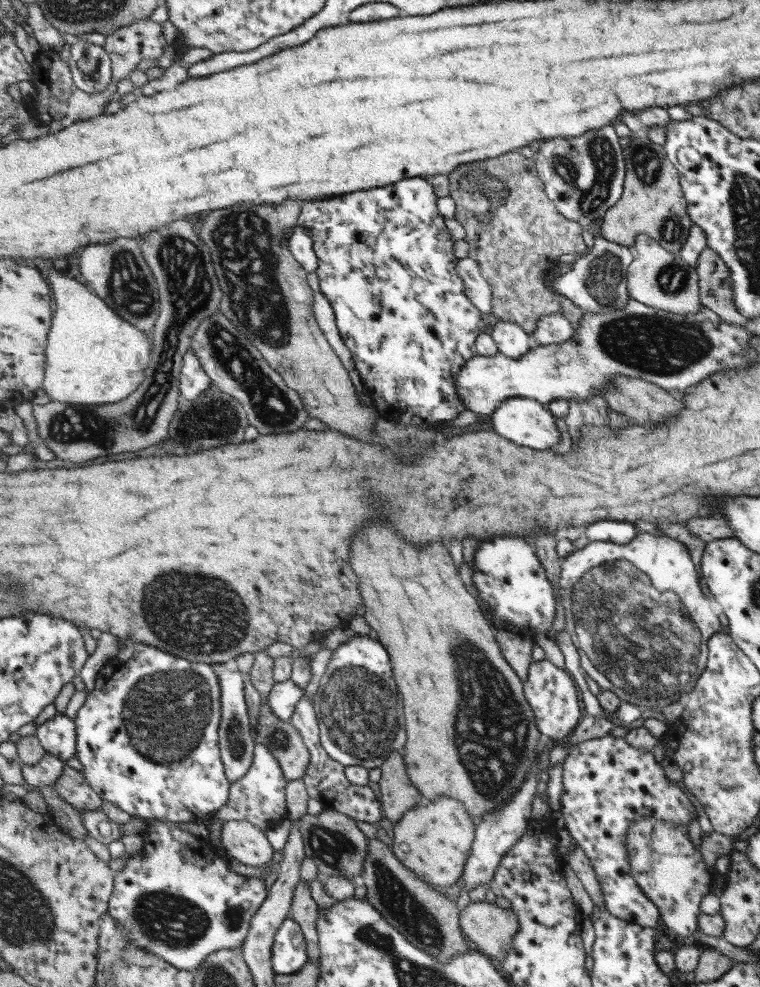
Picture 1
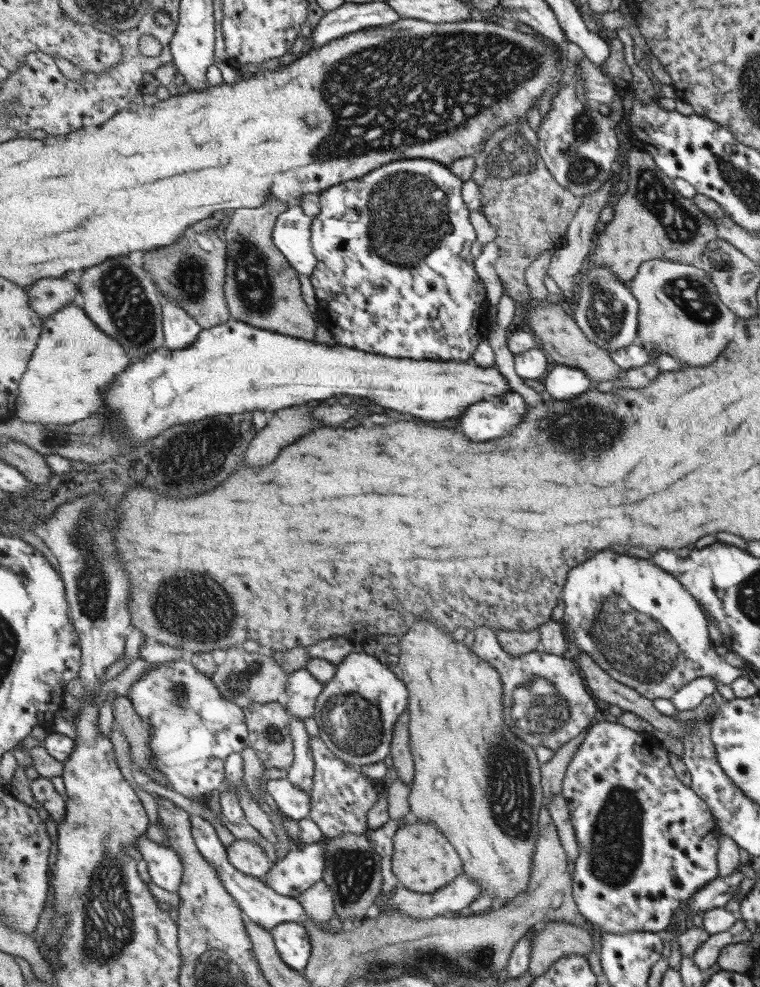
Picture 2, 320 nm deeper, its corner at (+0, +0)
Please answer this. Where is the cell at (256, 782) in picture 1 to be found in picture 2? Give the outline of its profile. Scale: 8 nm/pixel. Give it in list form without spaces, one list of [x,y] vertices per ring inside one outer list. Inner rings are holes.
[[[287,778],[269,779],[263,784],[263,790],[271,795],[278,808],[296,821],[310,816],[312,802],[307,792],[297,789]]]

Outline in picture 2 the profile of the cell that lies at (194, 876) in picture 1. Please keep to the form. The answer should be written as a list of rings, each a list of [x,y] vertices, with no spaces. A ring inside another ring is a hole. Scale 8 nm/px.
[[[323,841],[296,846],[283,860],[273,865],[264,880],[279,894],[297,898],[299,894],[324,880],[327,862]]]

